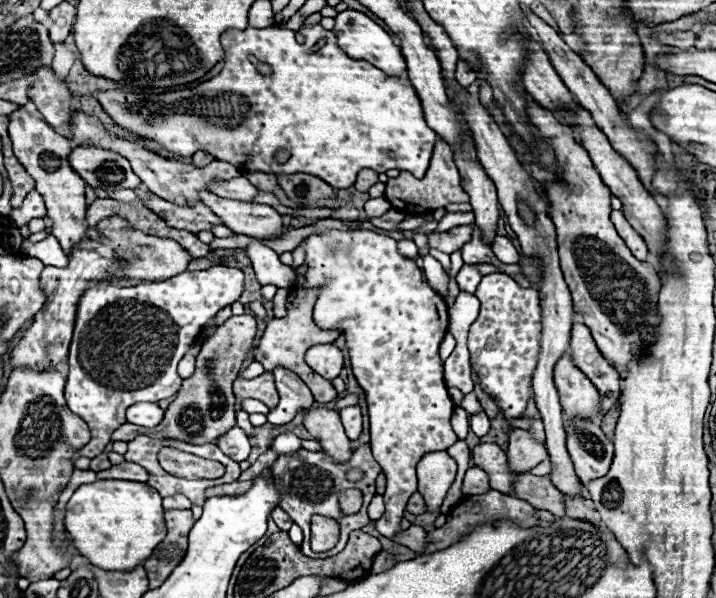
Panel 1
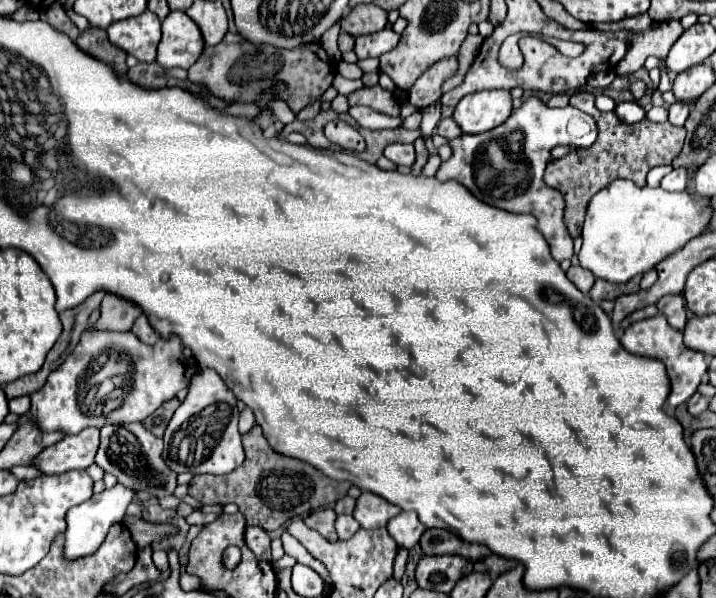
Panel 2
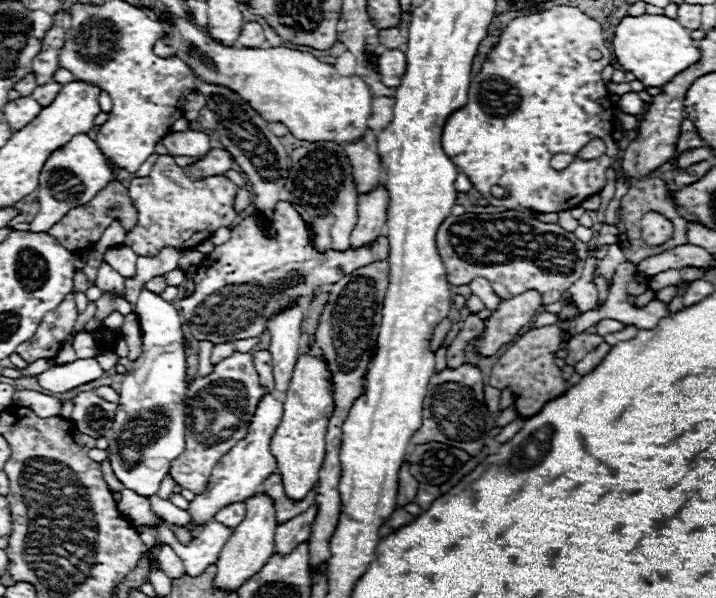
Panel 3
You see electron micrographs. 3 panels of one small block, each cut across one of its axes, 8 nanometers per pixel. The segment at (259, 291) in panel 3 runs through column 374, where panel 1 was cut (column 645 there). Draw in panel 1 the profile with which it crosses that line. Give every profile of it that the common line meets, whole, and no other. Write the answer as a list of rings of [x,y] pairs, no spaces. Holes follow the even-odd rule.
[[[612,210],[612,222],[614,222],[618,234],[622,236],[622,240],[626,242],[626,246],[632,250],[632,254],[634,254],[638,260],[646,260],[646,256],[648,256],[646,242],[644,242],[644,238],[630,226],[630,222],[626,220],[626,216],[624,216],[622,210]]]

